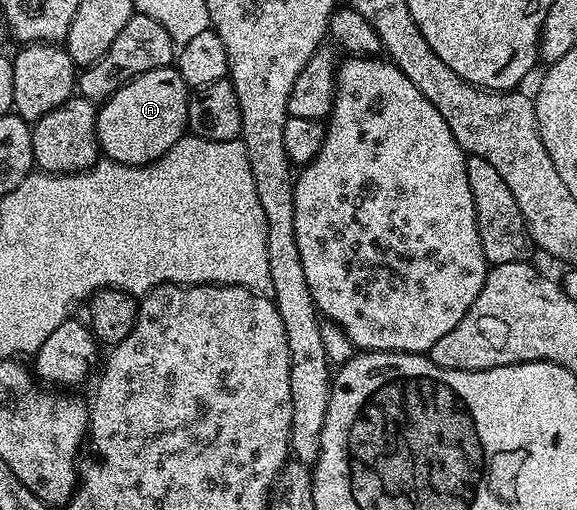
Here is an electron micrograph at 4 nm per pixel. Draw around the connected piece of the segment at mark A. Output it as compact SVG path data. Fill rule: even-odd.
M164 66L158 70L143 72L138 76L138 78L132 78L132 80L130 80L127 85L119 87L118 90L115 91L115 93L113 93L113 95L110 96L105 102L100 103L99 109L97 111L97 145L99 147L100 153L104 155L104 157L110 162L118 162L119 164L127 164L128 166L146 166L148 162L159 160L186 133L189 124L190 97L190 87L185 85L183 76L173 66Z

